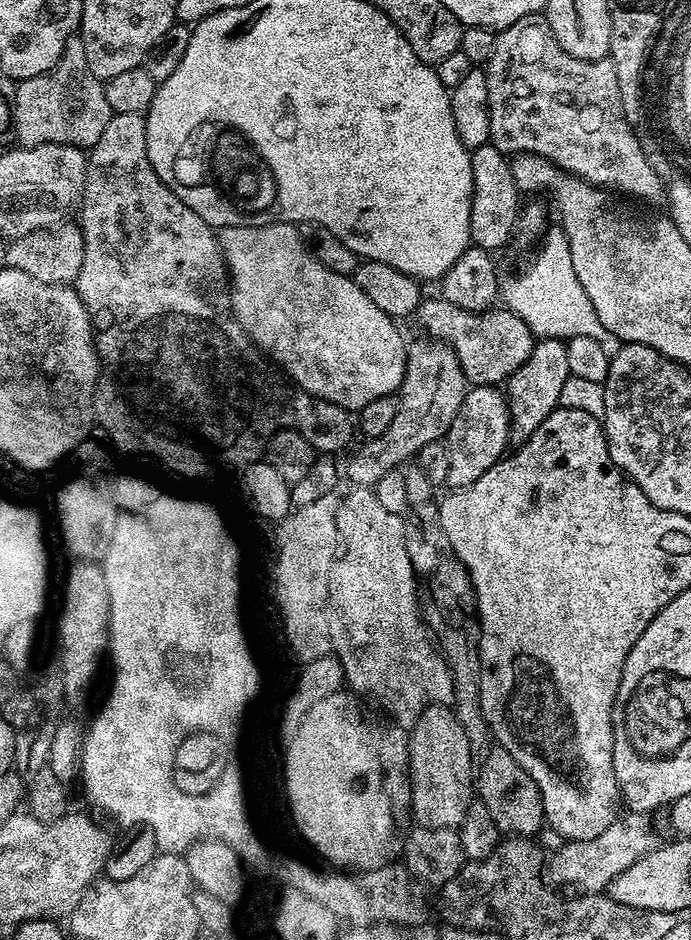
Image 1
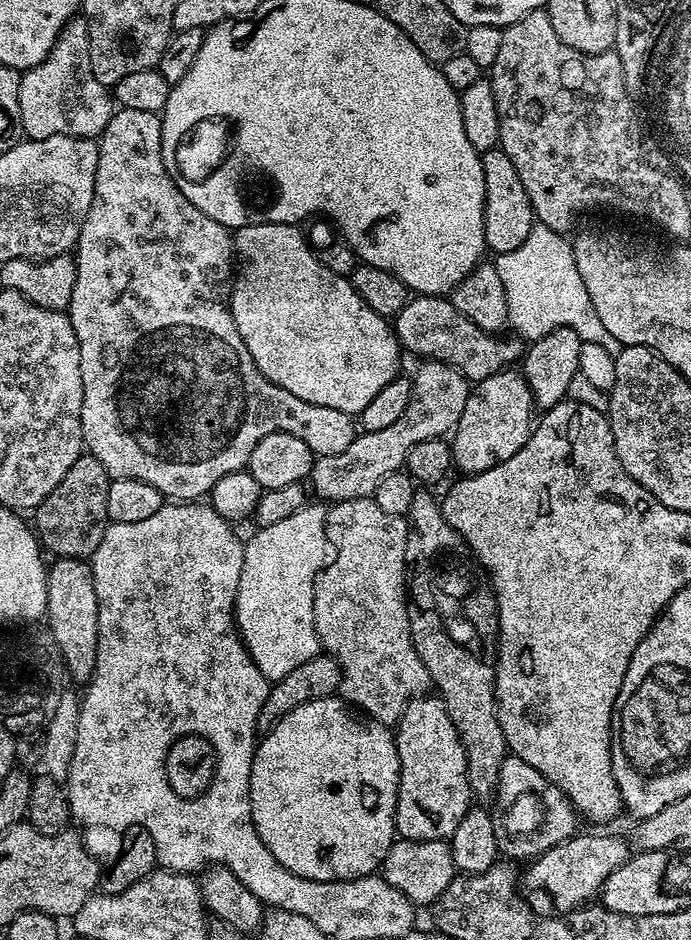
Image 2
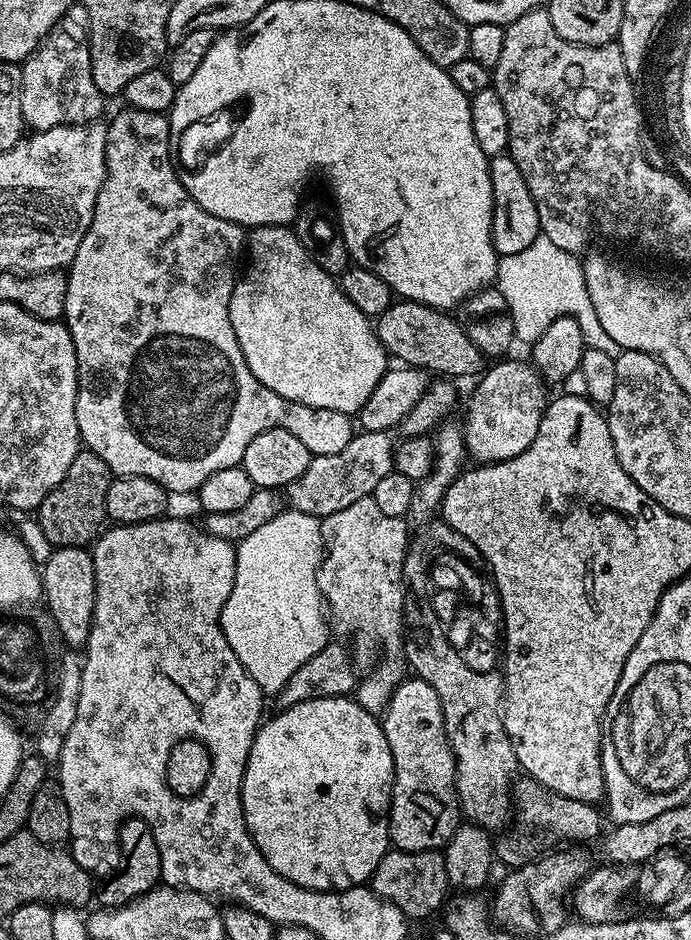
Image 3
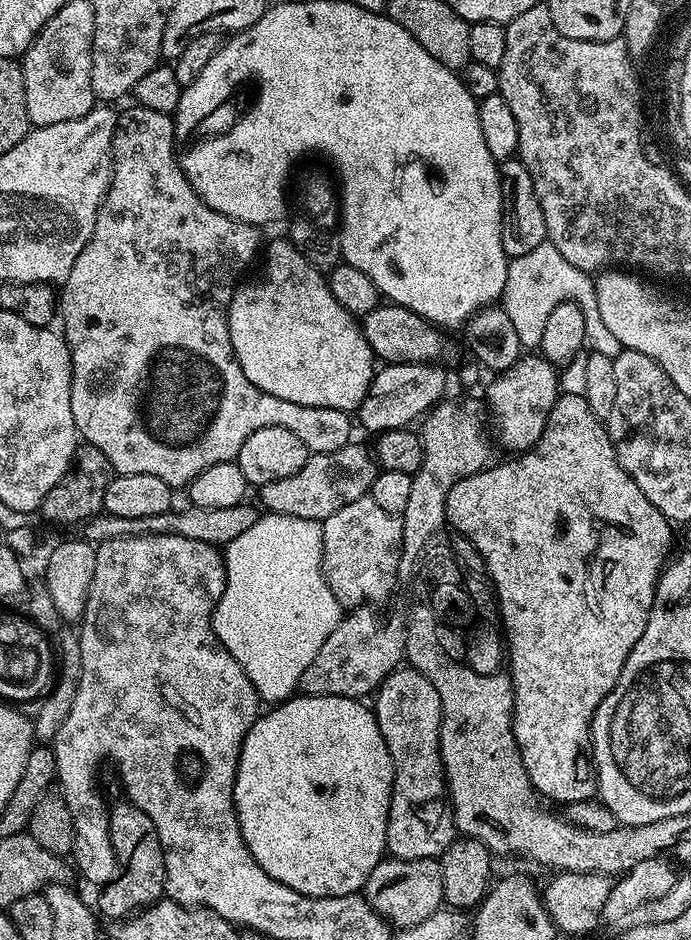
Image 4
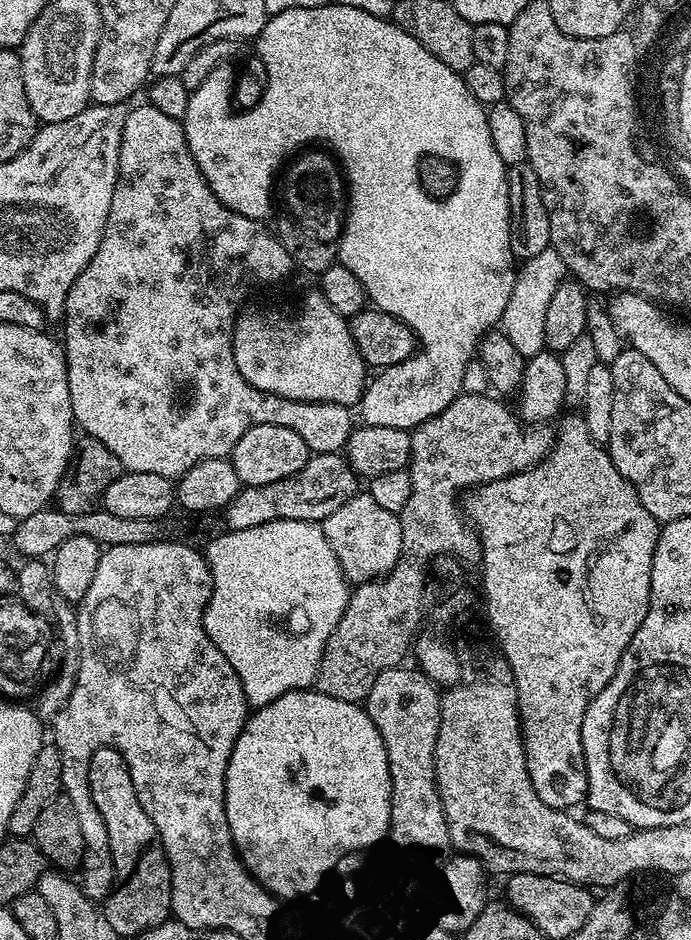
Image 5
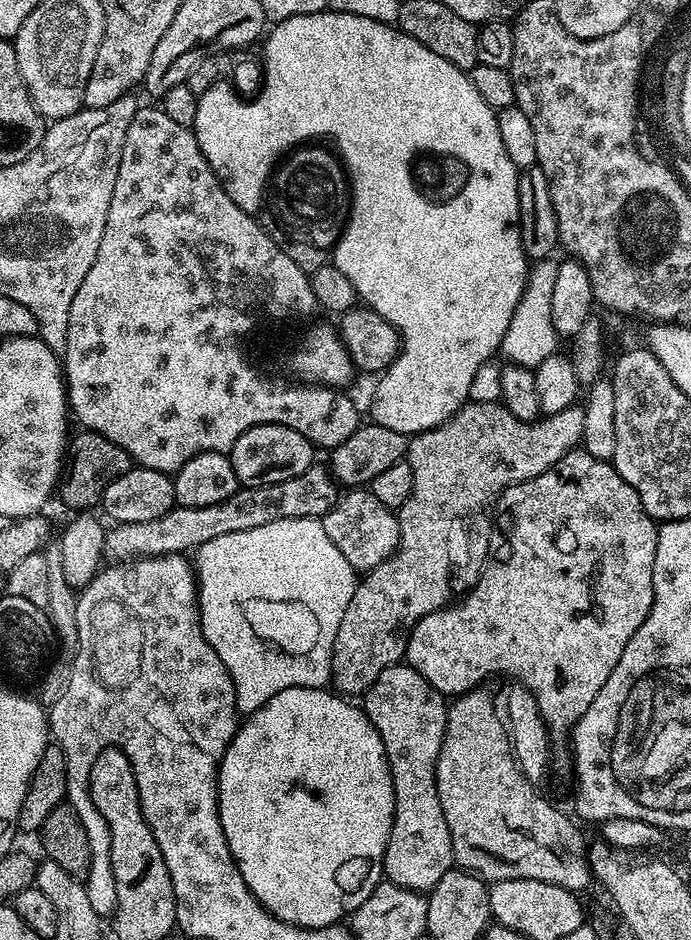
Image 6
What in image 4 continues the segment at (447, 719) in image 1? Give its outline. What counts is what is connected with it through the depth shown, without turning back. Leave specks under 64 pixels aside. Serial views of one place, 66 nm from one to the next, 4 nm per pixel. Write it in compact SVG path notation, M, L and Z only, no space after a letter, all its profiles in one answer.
M401 666L381 682L374 693L374 711L378 730L382 730L382 738L386 738L386 746L390 750L390 758L394 762L394 782L392 783L392 801L386 826L388 839L387 851L398 860L414 858L439 858L457 839L456 823L452 817L451 803L446 799L446 781L444 764L440 760L440 723L442 722L442 706L438 690L421 672L411 666Z

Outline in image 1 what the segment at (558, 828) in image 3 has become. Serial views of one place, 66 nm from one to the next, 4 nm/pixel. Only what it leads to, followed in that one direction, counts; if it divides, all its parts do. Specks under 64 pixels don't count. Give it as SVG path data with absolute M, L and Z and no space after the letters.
M492 746L484 761L481 764L479 761L474 776L474 792L486 810L490 810L490 818L494 818L494 826L501 834L512 838L532 838L540 827L545 827L542 794L534 778L530 778L530 774L526 774L526 770L522 770L522 766L518 766L516 759L504 748Z

